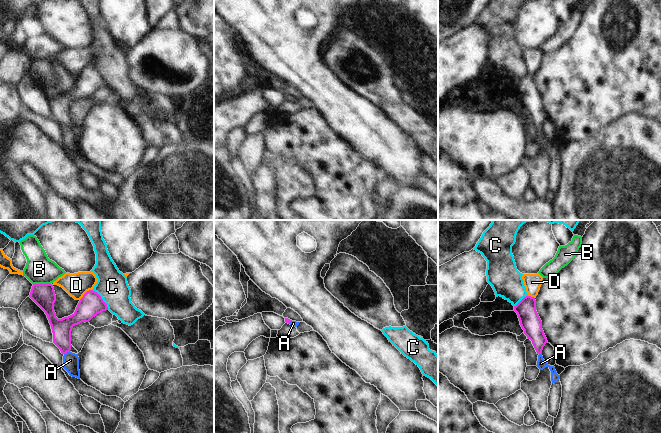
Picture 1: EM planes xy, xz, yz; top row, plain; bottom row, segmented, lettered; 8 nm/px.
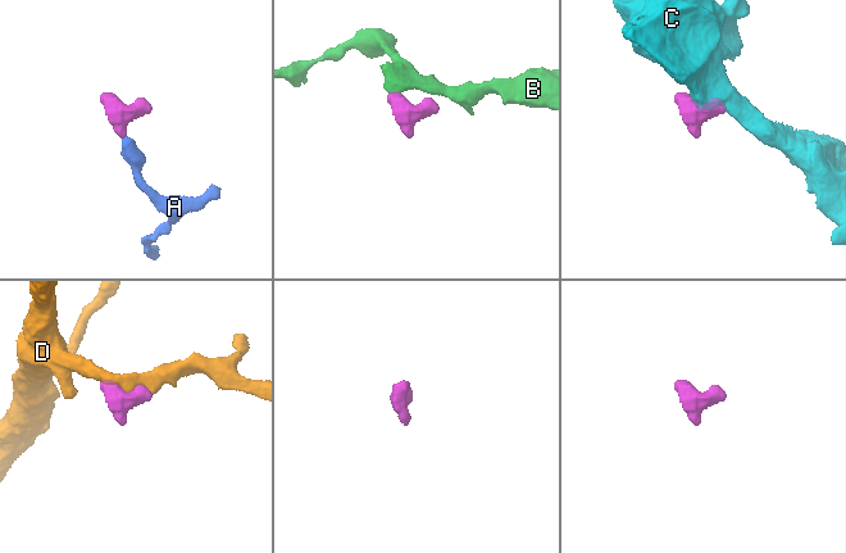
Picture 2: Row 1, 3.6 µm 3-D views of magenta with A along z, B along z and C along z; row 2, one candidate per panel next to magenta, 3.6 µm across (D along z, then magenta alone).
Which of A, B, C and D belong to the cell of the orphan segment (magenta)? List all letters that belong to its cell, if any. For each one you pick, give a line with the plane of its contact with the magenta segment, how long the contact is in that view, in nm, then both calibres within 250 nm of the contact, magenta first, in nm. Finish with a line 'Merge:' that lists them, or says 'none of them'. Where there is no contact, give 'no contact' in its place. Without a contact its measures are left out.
A: contact in xy; length 60 nm; calibres 160 and 130 nm
Merge: A

